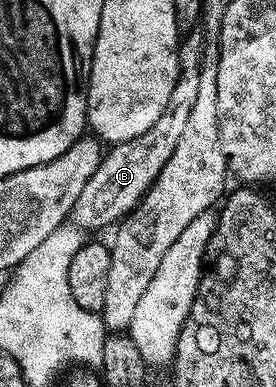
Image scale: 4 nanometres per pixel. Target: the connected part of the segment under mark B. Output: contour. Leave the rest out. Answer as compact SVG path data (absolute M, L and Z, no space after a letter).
M196 27L184 34L177 48L180 73L171 91L167 109L146 133L132 138L131 141L114 144L106 150L95 173L83 185L83 191L79 193L73 206L71 215L78 230L88 233L109 226L112 228L138 206L154 184L161 169L175 151L197 98L200 65L206 42L207 35L202 28Z

